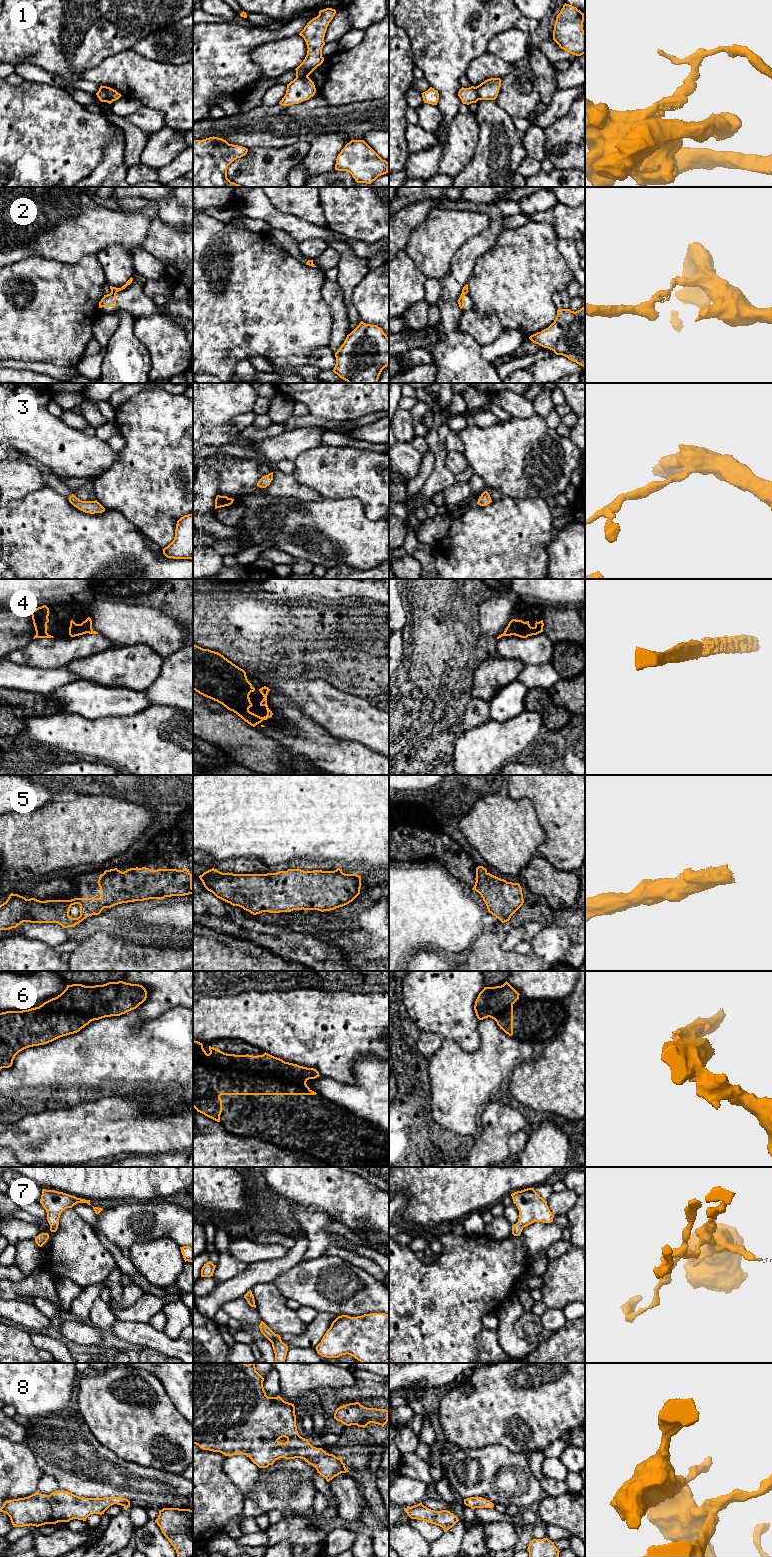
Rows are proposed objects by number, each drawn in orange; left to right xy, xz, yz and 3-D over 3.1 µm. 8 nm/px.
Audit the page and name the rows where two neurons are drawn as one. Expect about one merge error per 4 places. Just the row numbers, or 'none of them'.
1, 2, 6

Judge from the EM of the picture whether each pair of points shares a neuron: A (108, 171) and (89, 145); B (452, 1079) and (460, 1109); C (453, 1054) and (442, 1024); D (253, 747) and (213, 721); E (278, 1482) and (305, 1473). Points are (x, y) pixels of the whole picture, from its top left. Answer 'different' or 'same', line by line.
A: different
B: same
C: different
D: same
E: same

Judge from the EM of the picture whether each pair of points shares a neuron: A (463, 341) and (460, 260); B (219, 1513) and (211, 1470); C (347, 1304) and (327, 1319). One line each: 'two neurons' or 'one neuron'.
A: one neuron
B: one neuron
C: two neurons

